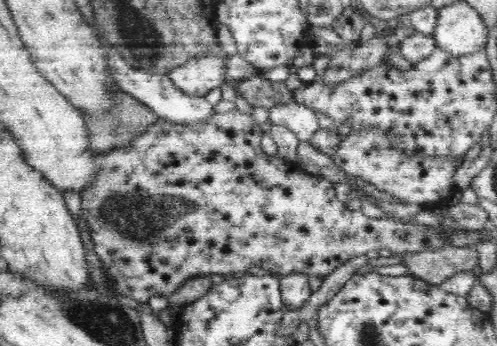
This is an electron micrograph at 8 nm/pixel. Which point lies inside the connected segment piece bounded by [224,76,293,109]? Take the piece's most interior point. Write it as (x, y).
(258, 92)

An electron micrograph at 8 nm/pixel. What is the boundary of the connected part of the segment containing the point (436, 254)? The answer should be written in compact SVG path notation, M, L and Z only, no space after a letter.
M448 246L442 250L408 253L401 262L408 267L408 274L438 286L455 274L472 270L479 265L478 249Z

